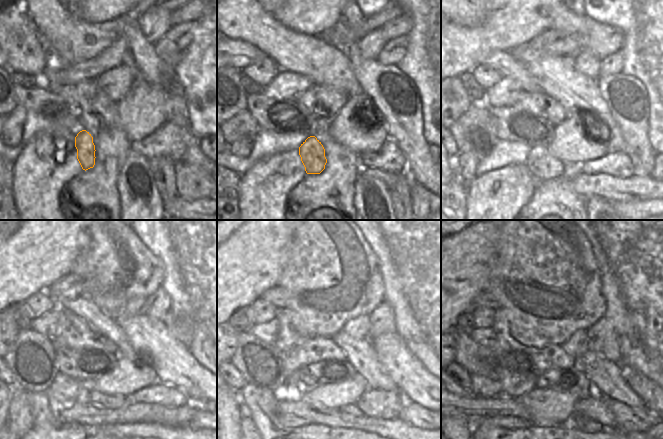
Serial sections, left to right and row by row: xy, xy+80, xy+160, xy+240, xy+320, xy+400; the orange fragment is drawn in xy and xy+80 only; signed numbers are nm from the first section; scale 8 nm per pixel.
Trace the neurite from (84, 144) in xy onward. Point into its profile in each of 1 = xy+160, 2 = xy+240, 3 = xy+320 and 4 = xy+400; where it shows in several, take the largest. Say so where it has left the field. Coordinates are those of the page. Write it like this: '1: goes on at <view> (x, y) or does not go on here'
1: goes on at xy+160 (542, 165)
2: goes on at xy+240 (113, 401)
3: goes on at xy+320 (351, 409)
4: goes on at xy+400 (585, 423)

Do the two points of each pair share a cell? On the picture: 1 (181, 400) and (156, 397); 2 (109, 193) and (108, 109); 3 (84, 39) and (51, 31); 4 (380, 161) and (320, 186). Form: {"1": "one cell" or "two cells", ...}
{"1": "one cell", "2": "one cell", "3": "one cell", "4": "two cells"}

